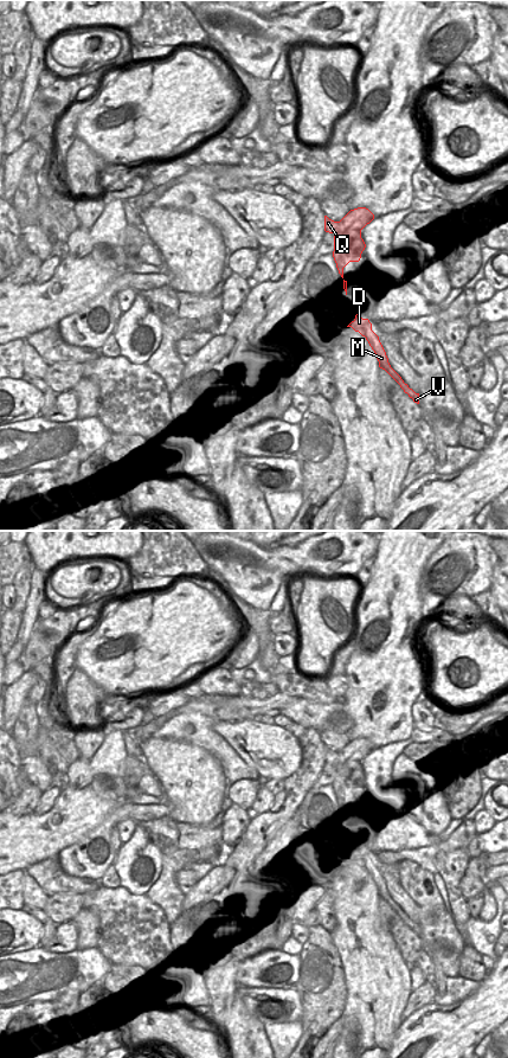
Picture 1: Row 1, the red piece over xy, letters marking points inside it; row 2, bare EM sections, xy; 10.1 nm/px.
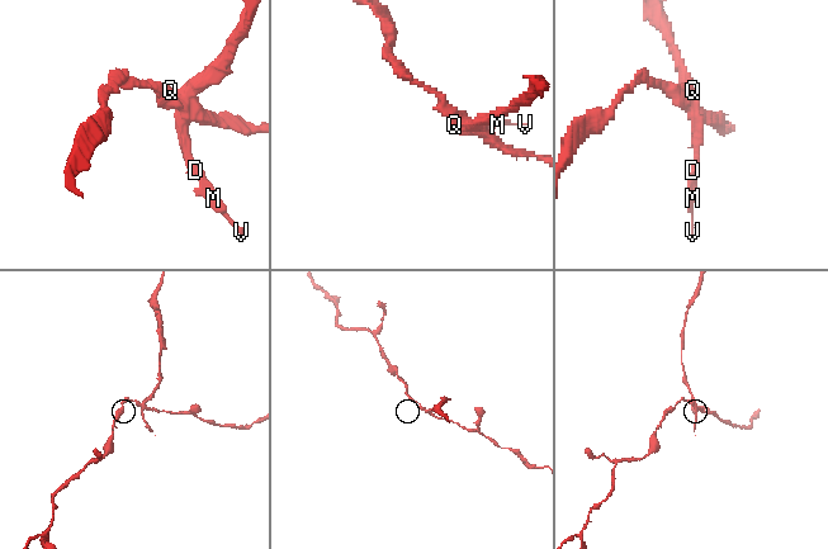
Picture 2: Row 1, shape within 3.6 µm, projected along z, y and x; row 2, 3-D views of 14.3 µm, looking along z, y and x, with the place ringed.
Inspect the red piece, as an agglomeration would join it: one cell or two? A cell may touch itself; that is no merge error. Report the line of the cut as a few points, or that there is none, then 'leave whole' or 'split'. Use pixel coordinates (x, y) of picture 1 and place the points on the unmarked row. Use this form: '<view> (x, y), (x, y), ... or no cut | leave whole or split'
xy (360, 767), (351, 770), (348, 778), (349, 792) | split

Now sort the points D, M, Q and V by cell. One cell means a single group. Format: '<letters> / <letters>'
D M V / Q

